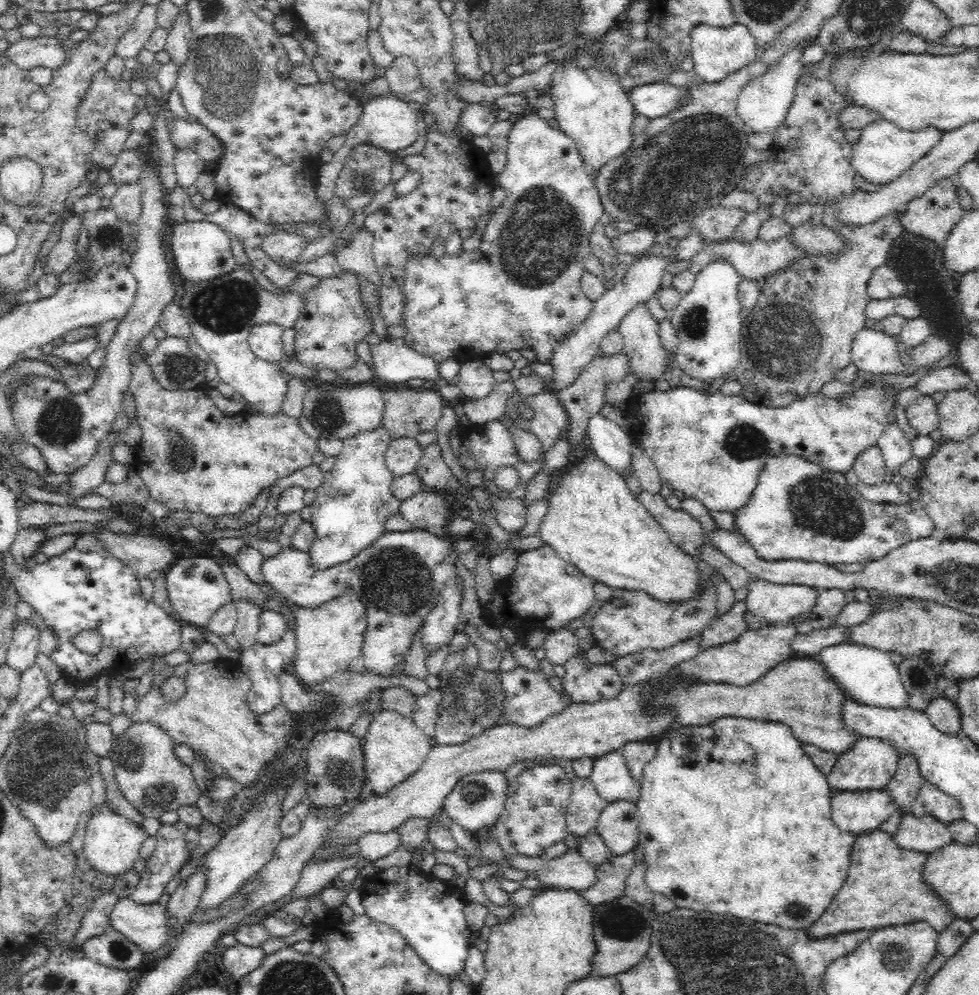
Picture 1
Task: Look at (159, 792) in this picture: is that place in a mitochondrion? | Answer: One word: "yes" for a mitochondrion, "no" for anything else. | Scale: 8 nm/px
yes

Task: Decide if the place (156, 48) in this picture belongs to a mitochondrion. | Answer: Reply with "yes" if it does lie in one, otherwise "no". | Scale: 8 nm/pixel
no

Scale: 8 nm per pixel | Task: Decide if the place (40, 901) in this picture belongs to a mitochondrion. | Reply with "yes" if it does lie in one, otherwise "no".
no

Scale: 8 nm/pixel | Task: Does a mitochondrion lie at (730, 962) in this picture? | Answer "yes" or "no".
yes

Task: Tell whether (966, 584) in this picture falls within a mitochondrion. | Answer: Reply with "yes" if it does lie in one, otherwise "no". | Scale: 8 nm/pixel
yes

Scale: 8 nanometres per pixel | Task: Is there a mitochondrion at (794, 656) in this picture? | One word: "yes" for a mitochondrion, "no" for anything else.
no

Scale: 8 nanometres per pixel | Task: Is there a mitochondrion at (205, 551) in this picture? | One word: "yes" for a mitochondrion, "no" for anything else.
no

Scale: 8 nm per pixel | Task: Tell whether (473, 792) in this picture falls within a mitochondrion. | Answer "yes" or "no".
yes

